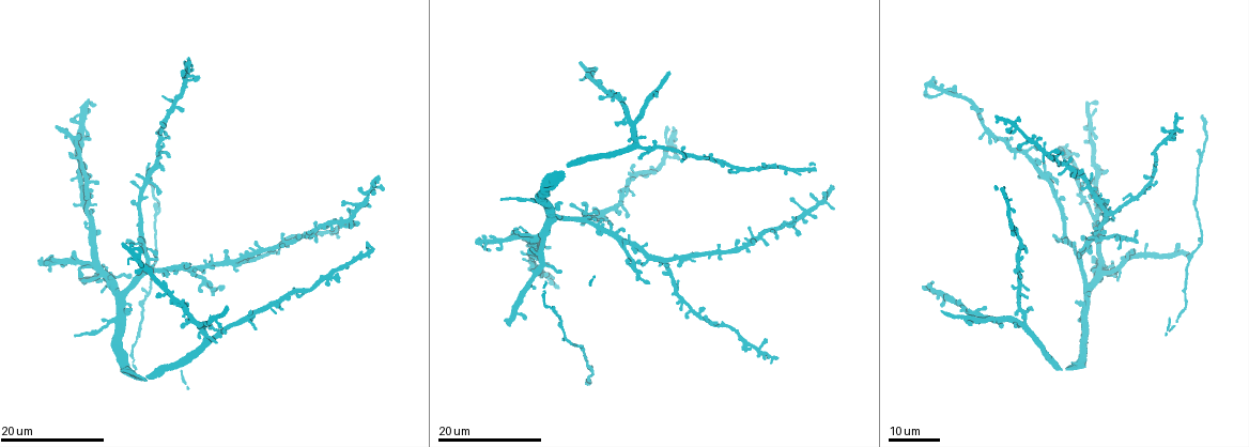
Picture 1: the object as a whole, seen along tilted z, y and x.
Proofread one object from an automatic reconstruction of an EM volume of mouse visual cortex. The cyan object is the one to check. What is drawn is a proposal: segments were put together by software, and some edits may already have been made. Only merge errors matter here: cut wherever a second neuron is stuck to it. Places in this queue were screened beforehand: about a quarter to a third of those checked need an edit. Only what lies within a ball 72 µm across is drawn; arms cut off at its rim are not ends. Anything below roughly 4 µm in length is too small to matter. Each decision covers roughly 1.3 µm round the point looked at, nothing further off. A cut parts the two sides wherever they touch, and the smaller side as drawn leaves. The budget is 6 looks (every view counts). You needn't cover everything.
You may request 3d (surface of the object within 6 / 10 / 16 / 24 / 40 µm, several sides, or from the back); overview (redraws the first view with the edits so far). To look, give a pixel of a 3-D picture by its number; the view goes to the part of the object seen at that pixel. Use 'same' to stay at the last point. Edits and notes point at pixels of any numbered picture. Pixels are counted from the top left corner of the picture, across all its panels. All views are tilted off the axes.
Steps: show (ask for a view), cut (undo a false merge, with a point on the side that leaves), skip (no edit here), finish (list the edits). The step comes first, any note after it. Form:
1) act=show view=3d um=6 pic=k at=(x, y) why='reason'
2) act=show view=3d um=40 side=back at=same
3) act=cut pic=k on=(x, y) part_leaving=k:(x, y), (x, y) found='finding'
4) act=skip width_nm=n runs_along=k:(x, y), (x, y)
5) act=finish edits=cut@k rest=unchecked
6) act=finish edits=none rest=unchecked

act=show view=3d um=24 pic=1 at=(587, 221) why='four or more arms meet'

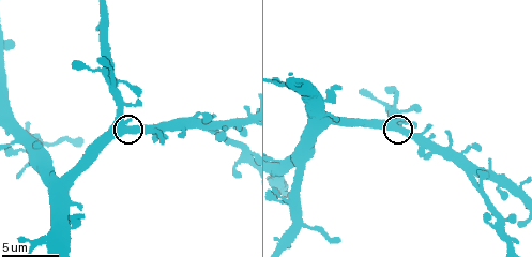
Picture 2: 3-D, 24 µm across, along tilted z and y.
act=show view=3d um=6 pic=2 at=(124, 126)

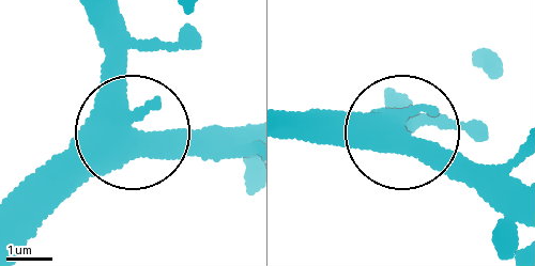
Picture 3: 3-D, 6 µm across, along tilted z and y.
act=skip runs_along=3:(27, 240), (127, 144), (117, 27) found='one neuron here'

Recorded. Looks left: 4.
act=show view=3d um=6 pic=2 at=(45, 235)

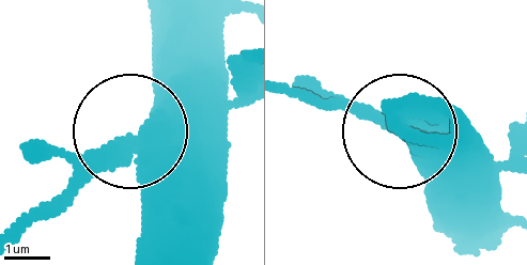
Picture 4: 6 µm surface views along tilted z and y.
act=cut pic=4 on=(80, 178) part_leaving=4:(128, 147), (15, 222) found='two neurons meet here'

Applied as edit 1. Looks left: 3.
act=show view=overview

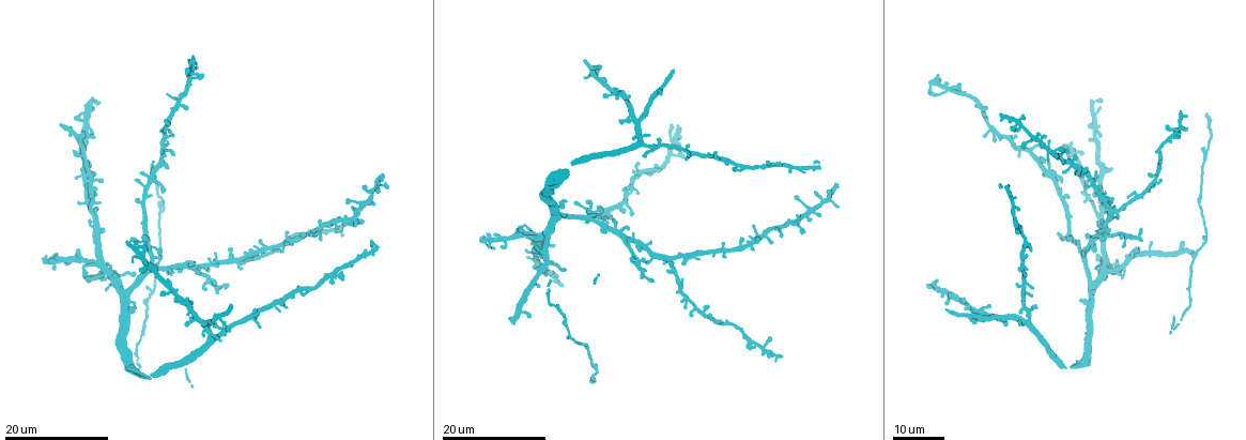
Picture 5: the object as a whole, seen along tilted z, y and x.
act=show view=3d um=24 pic=5 at=(1093, 284)

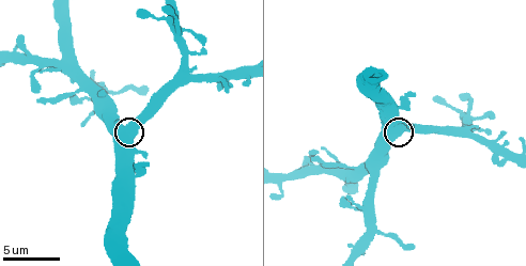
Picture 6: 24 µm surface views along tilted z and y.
act=show view=3d um=10 at=same

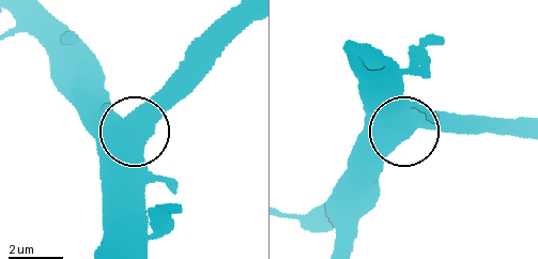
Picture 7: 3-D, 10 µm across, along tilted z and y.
act=skip width_nm=610 found='one neuron here'

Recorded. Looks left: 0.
act=finish edits=cut@4 rest=unchecked

